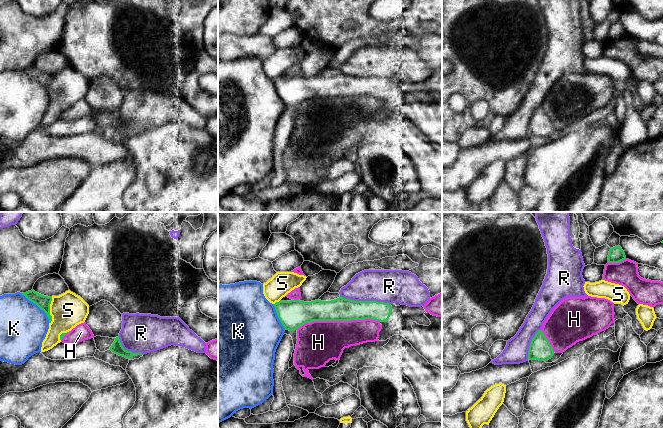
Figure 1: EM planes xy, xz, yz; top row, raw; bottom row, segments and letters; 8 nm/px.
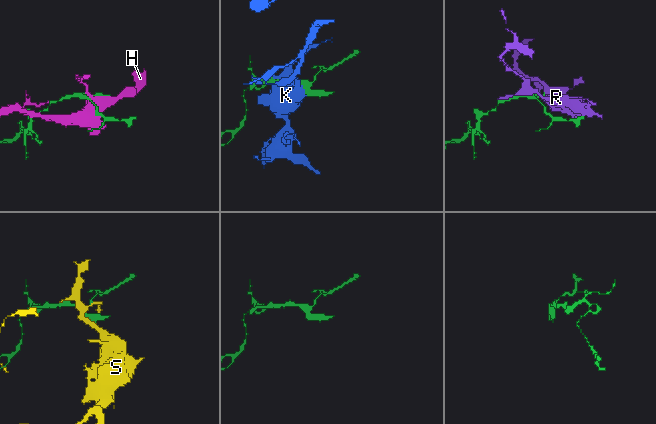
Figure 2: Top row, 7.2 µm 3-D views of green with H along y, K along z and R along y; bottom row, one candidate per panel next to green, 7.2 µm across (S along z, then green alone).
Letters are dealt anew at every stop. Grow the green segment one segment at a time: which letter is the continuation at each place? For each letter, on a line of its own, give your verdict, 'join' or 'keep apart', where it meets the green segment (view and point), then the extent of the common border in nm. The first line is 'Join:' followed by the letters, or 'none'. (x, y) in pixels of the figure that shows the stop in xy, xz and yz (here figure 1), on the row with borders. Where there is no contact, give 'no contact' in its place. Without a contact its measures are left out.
Join: R
H: keep apart; meets green in xz at (337, 320); contact 700 nm long
K: keep apart; meets green in xy at (37, 305); contact 340 nm long
R: join; meets green in xz at (365, 301); contact 420 nm long
S: keep apart; meets green in xy at (49, 310); contact 220 nm long

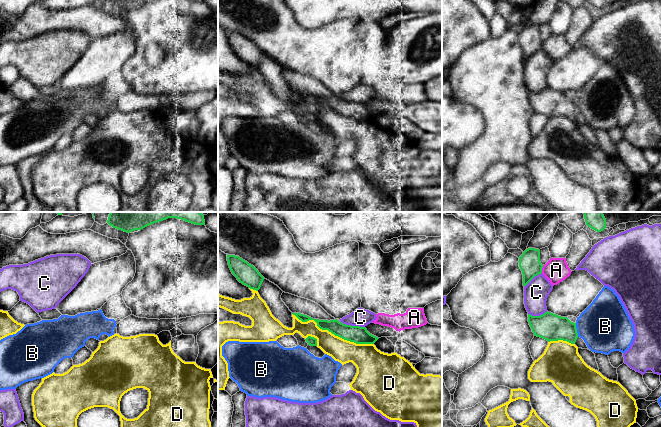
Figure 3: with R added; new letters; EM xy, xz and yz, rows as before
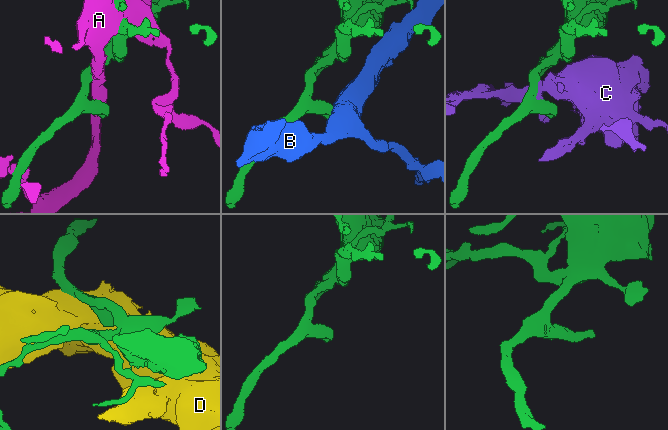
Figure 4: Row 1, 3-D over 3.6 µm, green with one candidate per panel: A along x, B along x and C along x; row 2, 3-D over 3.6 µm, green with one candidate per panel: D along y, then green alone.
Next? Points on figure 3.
Join: B
A: keep apart; meets green in yz at (541, 269); contact 70 nm long
B: join; meets green in yz at (576, 330); contact 110 nm long
C: keep apart; meets green in xz at (353, 326); contact 190 nm long
D: keep apart; meets green in xz at (332, 333); contact 700 nm long

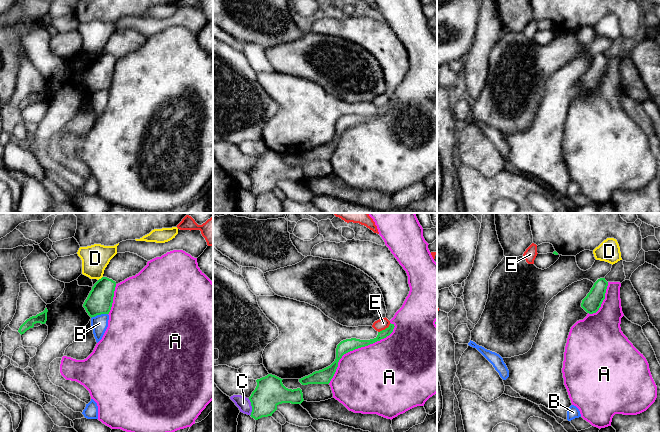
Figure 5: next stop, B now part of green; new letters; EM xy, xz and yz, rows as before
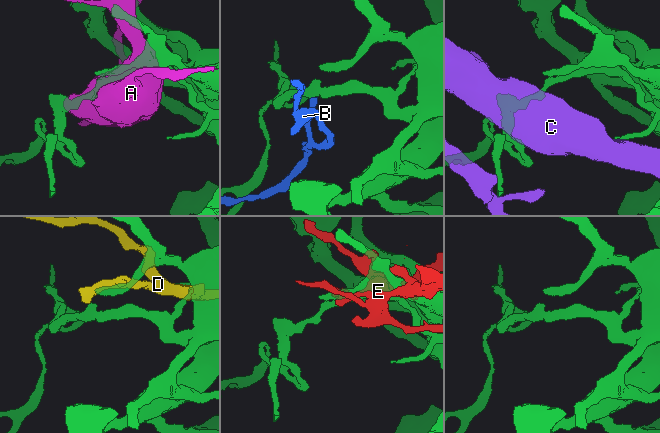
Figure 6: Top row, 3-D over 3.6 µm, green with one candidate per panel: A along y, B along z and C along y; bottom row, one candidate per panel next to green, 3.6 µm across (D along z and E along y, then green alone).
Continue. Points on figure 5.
Join: none
A: keep apart; meets green in xz at (357, 348); contact 700 nm long
B: keep apart; meets green in xy at (99, 314); contact 140 nm long
C: keep apart; meets green in xz at (252, 407); contact 140 nm long
D: keep apart; meets green in xy at (101, 278); contact 50 nm long
E: keep apart; meets green in xz at (385, 329); contact 130 nm long

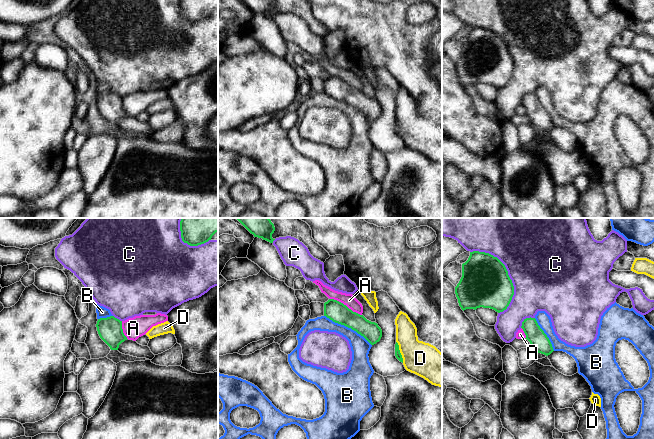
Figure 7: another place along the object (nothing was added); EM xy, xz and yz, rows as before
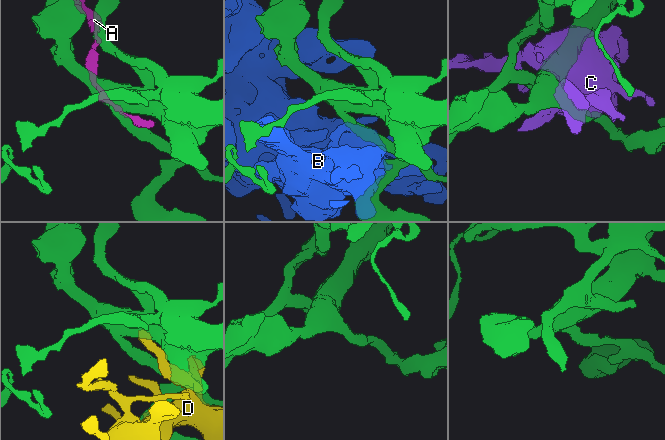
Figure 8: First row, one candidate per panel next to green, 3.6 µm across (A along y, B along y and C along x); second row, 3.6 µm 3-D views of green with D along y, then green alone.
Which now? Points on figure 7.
Join: A
A: join; meets green in xz at (345, 305); contact 300 nm long
B: keep apart; meets green in xz at (348, 327); contact 460 nm long
C: keep apart; meets green in yz at (507, 272); contact 550 nm long
D: keep apart; meets green in xz at (399, 352); contact 190 nm long

